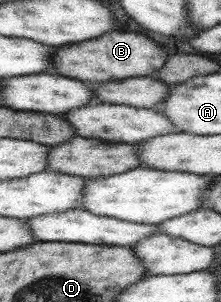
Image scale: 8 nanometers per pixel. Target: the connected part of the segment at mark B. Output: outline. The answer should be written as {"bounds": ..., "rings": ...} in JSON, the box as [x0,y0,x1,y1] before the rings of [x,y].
{"bounds":[52,31,166,84],"rings":[[[108,31],[98,39],[90,39],[81,43],[56,47],[52,66],[60,76],[74,78],[89,84],[118,81],[134,77],[148,77],[150,72],[162,69],[166,62],[166,54],[148,38],[134,34],[133,31]]]}

